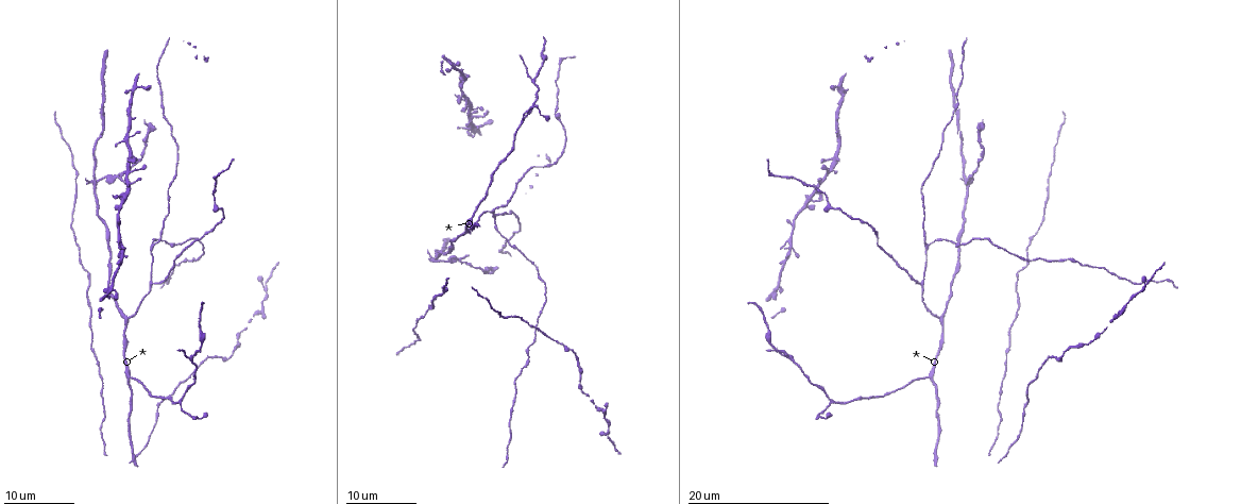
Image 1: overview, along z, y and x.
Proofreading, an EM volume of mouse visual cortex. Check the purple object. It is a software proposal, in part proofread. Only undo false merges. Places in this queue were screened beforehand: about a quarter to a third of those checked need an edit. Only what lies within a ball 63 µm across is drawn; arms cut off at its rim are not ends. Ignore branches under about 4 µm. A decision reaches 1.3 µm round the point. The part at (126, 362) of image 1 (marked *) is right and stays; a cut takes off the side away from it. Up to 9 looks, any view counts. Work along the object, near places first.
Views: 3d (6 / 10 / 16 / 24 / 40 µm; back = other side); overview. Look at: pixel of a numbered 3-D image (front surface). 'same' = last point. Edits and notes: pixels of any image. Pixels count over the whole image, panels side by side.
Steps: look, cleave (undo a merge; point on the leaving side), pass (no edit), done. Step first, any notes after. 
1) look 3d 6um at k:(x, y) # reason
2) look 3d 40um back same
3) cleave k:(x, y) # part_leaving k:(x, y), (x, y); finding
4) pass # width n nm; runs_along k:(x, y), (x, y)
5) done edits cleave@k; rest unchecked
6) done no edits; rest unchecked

look 3d 16um at 1:(125, 316) # three-way junction

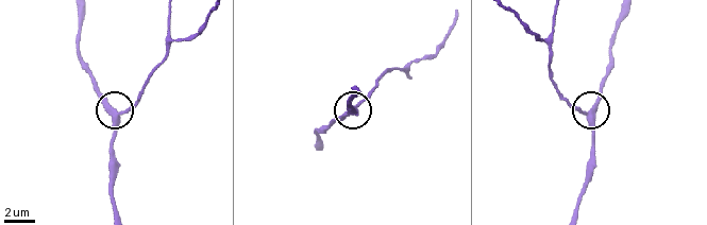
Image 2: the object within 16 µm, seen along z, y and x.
look 3d 6um at 2:(592, 112) # zoom in

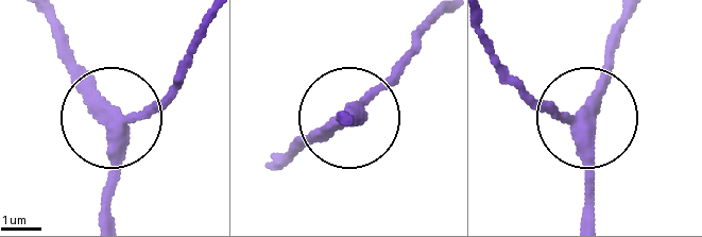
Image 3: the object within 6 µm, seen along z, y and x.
pass # side_arm 43 um; runs_along 3:(348, 114), (302, 148); one neuron here

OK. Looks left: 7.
look 3d 16um at 1:(840, 207) # calibre changes

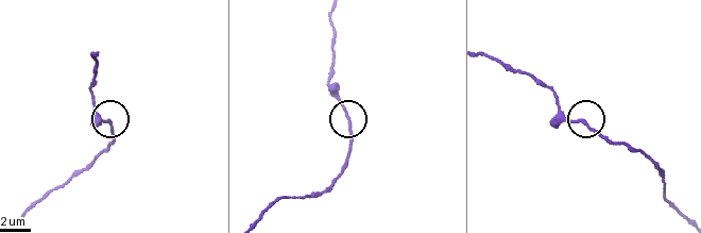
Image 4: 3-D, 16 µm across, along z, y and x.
look 3d 6um at 4:(347, 118) # zoom in

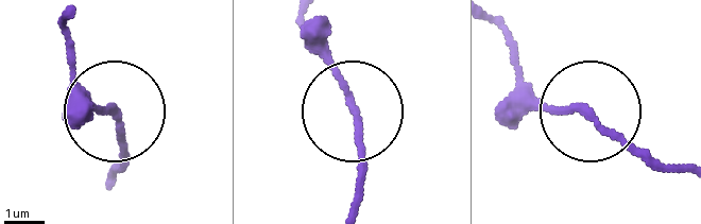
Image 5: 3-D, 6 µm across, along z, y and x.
pass # runs_along 5:(686, 170), (645, 164), (595, 119), (516, 99); one neuron here

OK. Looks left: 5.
look 3d 24um at 1:(829, 172) # four-way junction

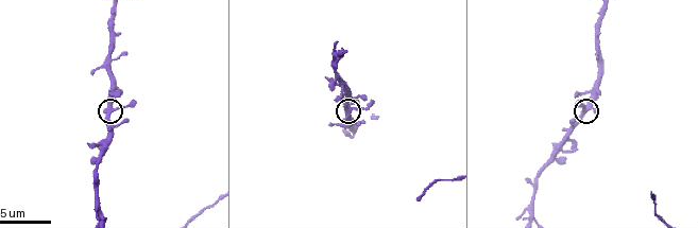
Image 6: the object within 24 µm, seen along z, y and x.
look 3d 10um at 6:(349, 111)

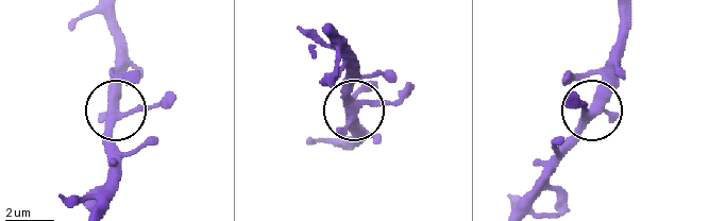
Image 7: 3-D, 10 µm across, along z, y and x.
pass # width 350 nm; all the same neuron

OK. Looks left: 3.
look 3d 24um at 1:(494, 210) # arms part here

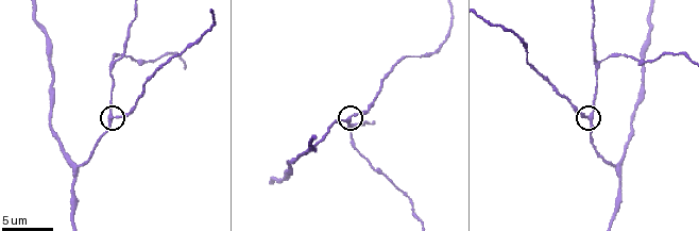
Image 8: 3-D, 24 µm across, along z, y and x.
look 3d 10um at 8:(114, 117)

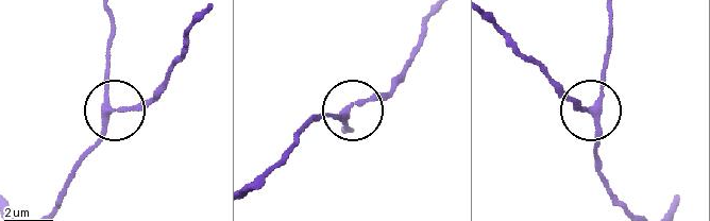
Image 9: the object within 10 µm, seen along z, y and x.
pass # width 230 nm; runs_along 9:(281, 156), (323, 115), (350, 111), (348, 130); all the same neuron

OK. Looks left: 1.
done no edits; rest unchecked

